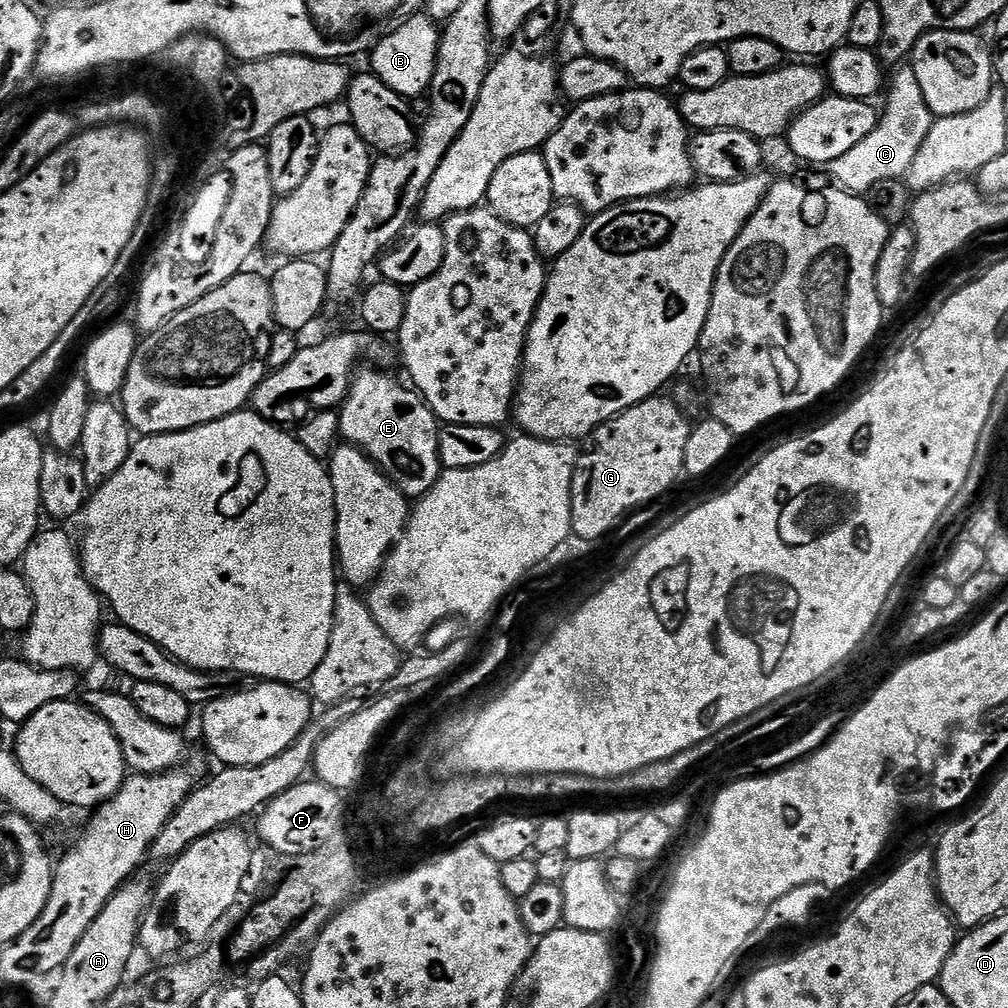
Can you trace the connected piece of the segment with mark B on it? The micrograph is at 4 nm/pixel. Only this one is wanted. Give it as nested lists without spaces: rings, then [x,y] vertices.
[[[419,15],[402,21],[396,29],[393,27],[391,31],[381,36],[370,53],[371,71],[374,75],[387,88],[405,98],[420,95],[423,97],[431,89],[434,70],[436,69],[436,55],[440,49],[441,29],[437,27],[431,16]]]

